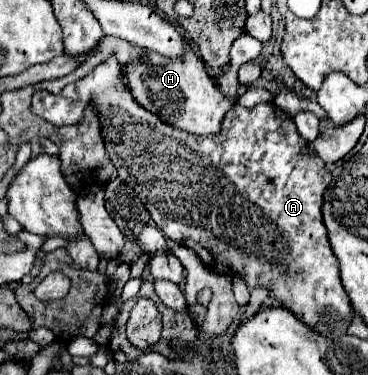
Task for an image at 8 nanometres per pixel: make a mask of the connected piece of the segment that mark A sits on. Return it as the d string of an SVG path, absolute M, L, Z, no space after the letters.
M110 55L84 79L66 85L58 95L46 91L36 93L30 109L34 115L62 127L76 125L78 119L84 117L84 111L92 107L100 119L102 139L118 169L118 177L132 185L168 239L194 249L202 263L216 273L244 275L250 289L256 285L270 287L272 295L276 295L284 307L322 335L340 337L346 333L352 307L342 287L340 263L330 247L322 219L324 191L332 183L332 175L320 157L308 159L304 155L304 139L298 135L290 115L274 103L258 103L250 109L236 103L226 111L220 133L198 137L146 111L130 93L128 83L124 83L124 71L120 67L116 55Z

